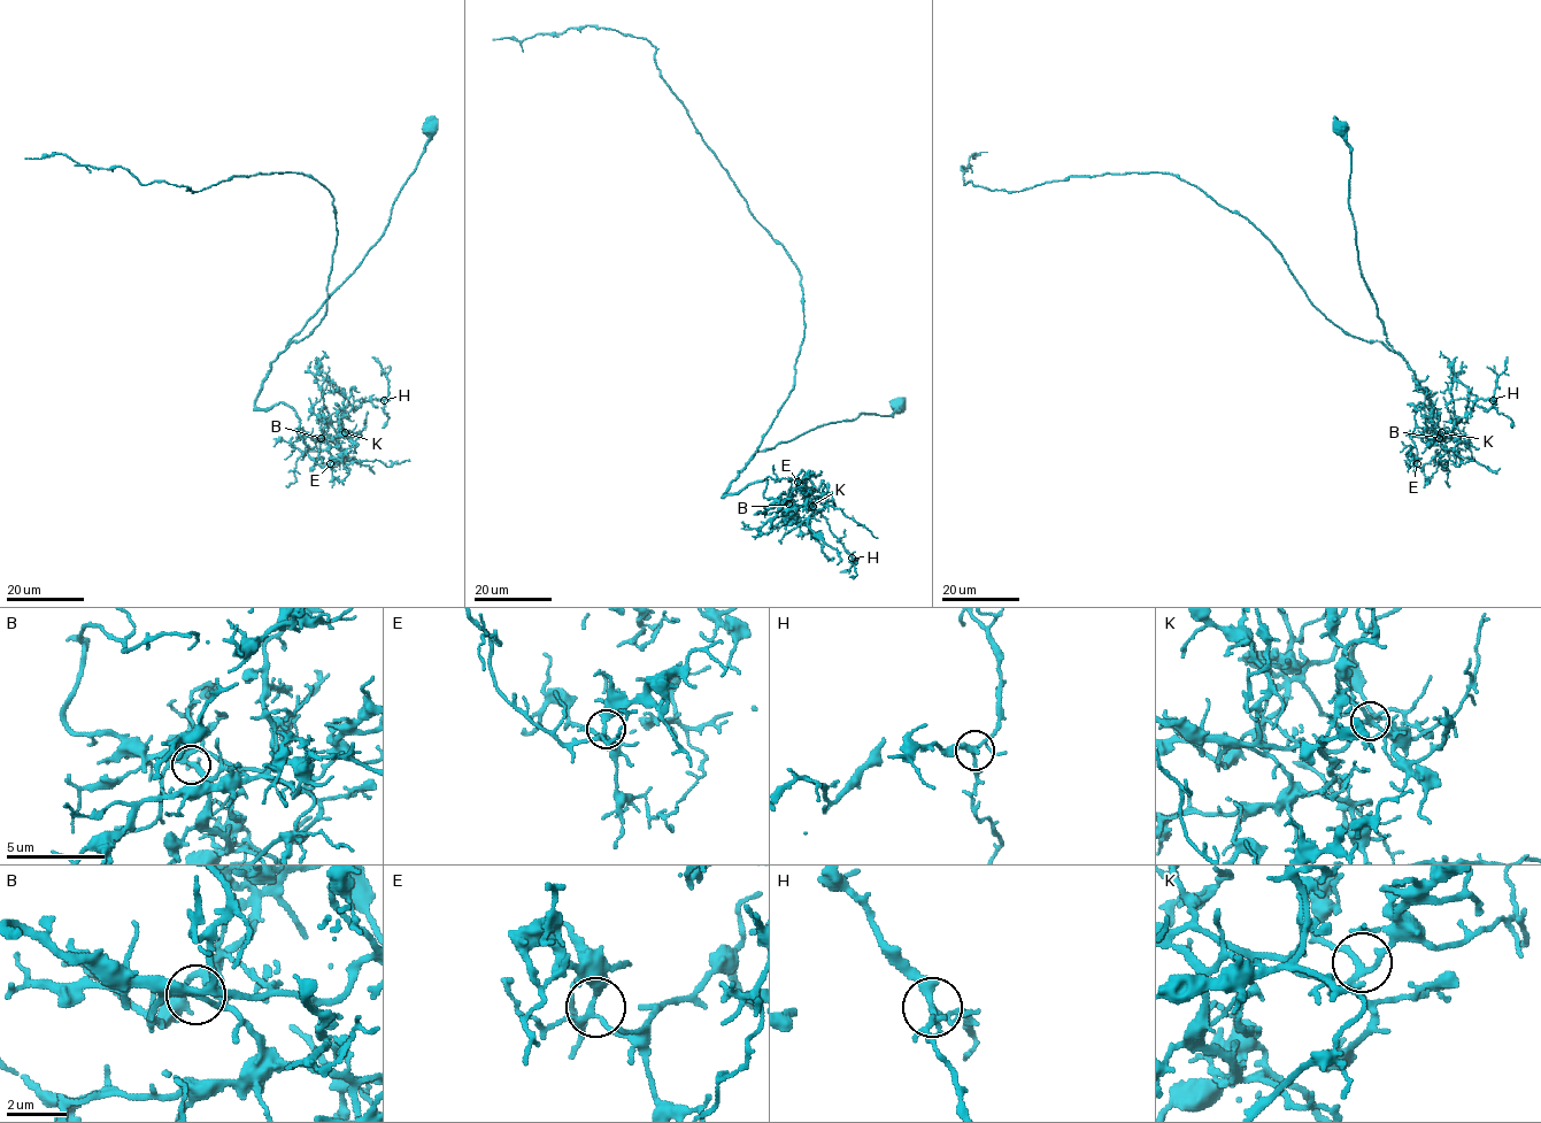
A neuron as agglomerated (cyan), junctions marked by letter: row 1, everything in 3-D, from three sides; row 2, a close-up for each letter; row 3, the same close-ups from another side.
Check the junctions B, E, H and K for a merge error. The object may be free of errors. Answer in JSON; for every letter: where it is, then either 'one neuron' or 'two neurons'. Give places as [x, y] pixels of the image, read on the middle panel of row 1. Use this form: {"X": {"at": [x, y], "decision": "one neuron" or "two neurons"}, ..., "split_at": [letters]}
{"B": {"at": [788, 504], "decision": "one neuron"}, "E": {"at": [798, 482], "decision": "one neuron"}, "H": {"at": [852, 558], "decision": "one neuron"}, "K": {"at": [813, 506], "decision": "one neuron"}, "split_at": []}

